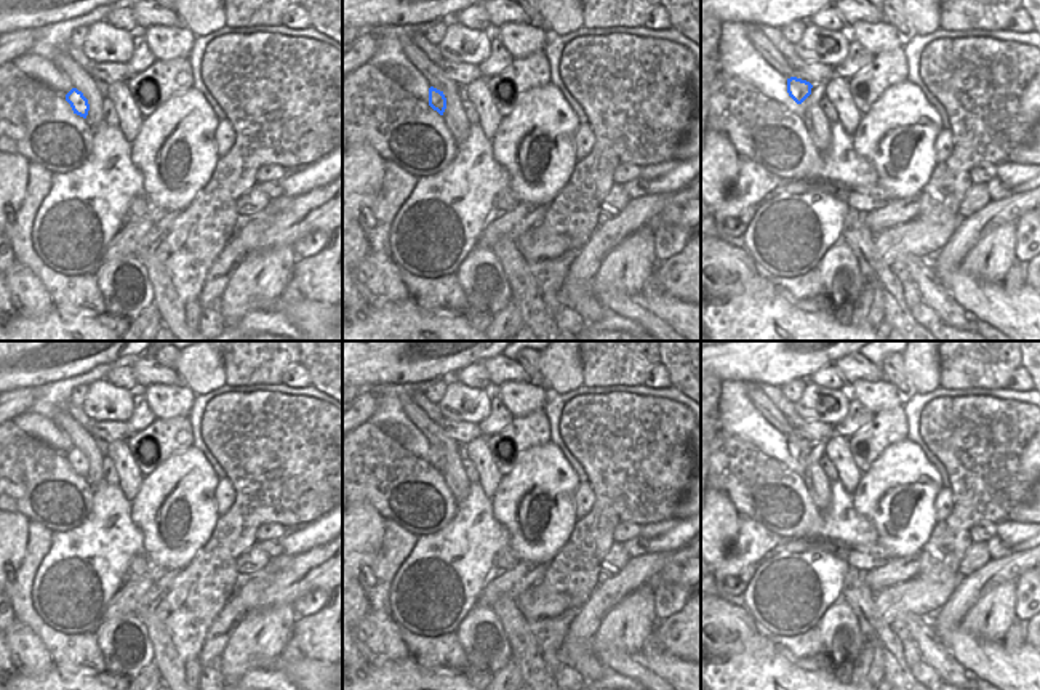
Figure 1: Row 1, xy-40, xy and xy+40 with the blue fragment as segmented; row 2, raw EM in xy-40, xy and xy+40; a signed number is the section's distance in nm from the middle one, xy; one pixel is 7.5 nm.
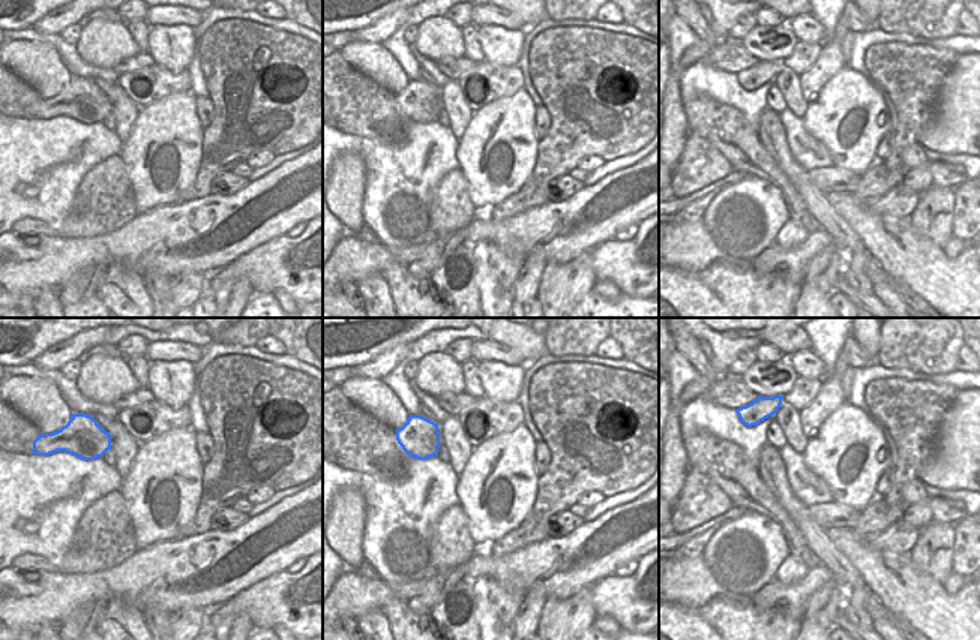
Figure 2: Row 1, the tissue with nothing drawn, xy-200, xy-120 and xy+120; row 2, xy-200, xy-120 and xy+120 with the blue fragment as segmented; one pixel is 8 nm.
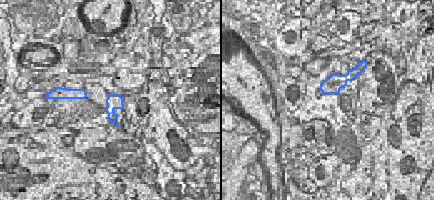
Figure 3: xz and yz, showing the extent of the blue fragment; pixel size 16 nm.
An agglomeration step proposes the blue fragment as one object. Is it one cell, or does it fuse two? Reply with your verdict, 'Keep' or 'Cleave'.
Keep

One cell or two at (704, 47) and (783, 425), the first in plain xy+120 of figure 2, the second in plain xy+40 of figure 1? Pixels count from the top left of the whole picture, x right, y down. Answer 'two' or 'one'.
two

